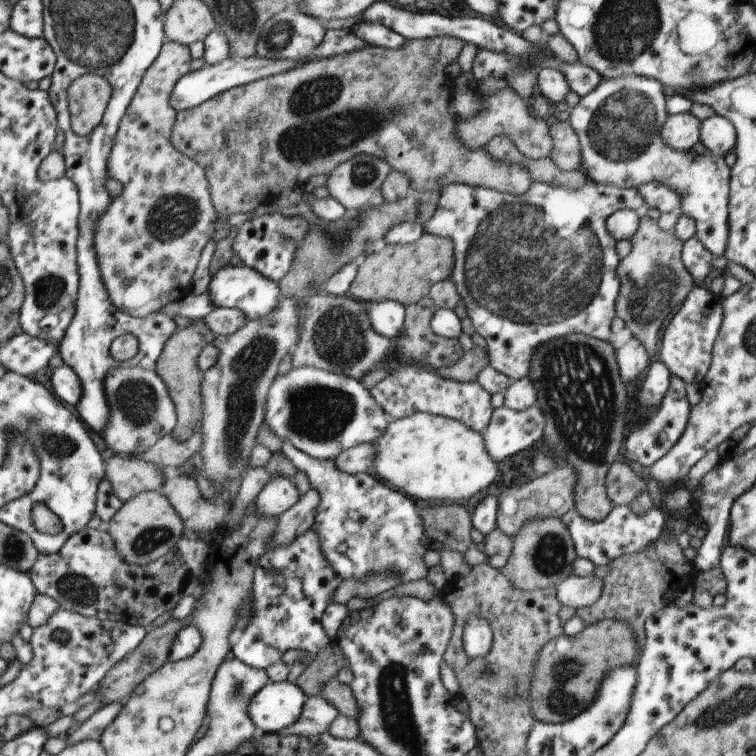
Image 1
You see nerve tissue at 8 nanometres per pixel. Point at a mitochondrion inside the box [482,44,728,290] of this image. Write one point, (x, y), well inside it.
(620, 130)

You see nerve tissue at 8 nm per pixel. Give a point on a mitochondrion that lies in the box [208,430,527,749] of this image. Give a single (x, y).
(508, 693)

